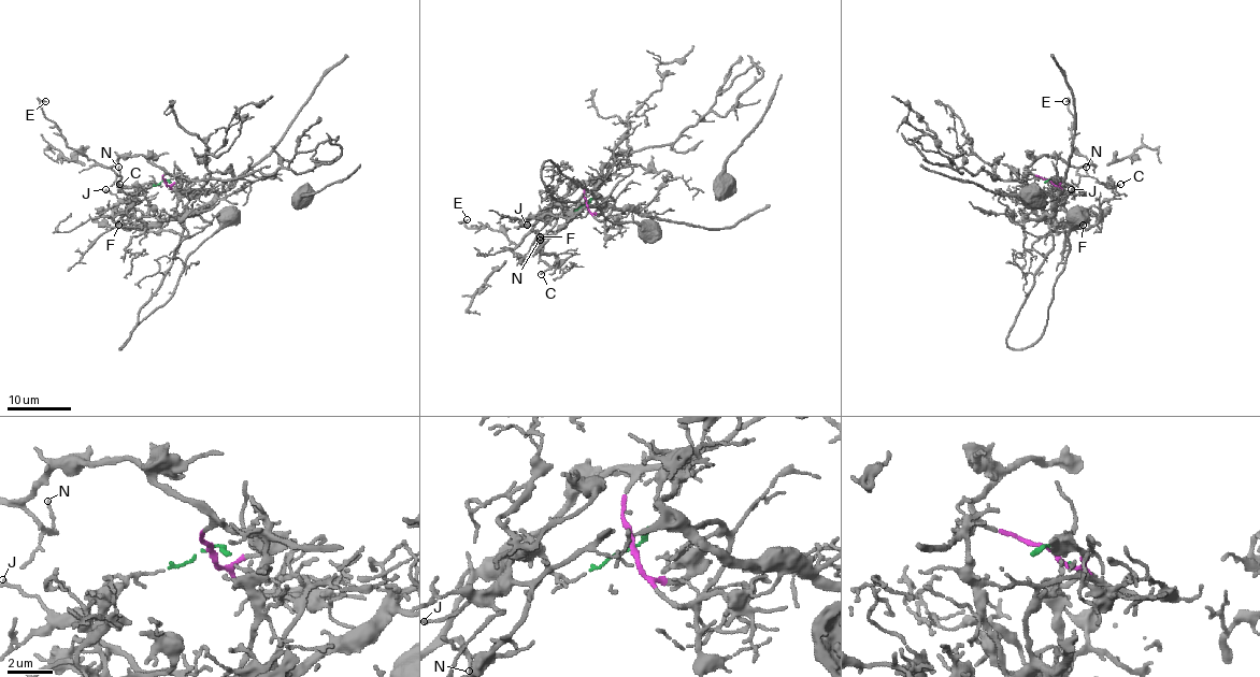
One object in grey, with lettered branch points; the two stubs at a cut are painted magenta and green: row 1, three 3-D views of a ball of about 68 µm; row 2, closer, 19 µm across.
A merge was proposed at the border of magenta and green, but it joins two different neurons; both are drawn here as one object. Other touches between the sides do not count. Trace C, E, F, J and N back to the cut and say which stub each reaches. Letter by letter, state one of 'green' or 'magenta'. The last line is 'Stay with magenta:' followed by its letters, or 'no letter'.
C: magenta
E: magenta
F: green
J: green
N: magenta
Stay with magenta: C, E, N

